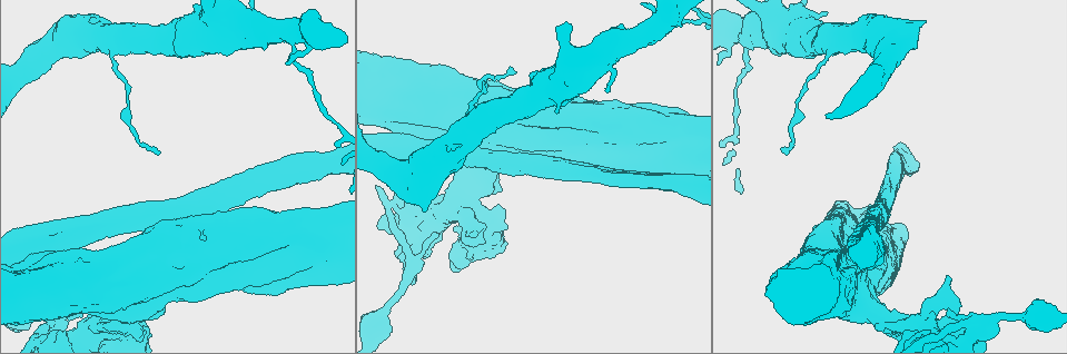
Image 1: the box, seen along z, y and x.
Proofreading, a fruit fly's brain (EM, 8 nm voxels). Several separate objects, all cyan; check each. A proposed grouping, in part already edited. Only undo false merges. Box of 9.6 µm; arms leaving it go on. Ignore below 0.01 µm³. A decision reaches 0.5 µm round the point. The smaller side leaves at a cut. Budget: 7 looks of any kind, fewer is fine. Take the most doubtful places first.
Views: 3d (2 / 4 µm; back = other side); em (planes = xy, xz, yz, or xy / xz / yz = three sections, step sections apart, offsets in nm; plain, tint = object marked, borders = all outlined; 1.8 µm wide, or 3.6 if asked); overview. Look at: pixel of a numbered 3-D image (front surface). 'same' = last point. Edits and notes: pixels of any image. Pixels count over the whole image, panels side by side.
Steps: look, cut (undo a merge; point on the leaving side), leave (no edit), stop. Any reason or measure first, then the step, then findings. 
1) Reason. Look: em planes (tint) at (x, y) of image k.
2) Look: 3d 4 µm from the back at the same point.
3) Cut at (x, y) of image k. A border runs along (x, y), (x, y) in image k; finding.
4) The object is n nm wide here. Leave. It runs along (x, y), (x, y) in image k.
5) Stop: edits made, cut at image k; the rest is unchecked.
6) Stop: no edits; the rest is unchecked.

Sharp bend. Look: 3d 2 µm at (412, 265) of image 1.

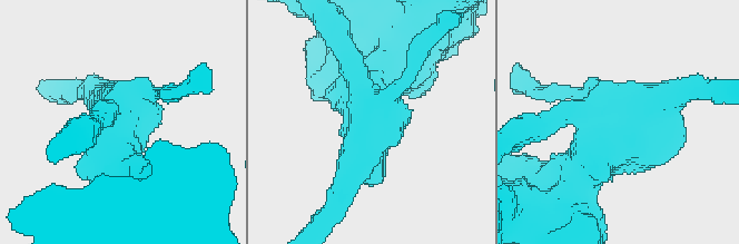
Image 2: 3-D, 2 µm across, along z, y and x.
Shape alone is not enough. Look: em yz step 4 (plain) at (614, 135) of image 2.

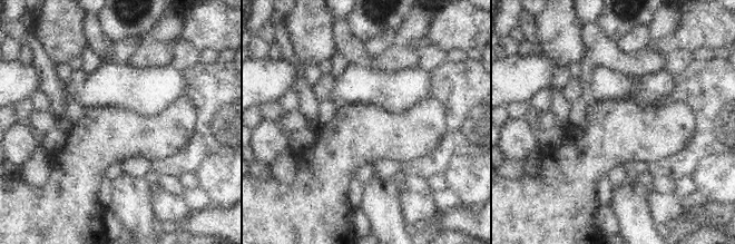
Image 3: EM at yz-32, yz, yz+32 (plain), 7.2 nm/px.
With the object marked. Look: em yz step 4 (tint) at the same point.

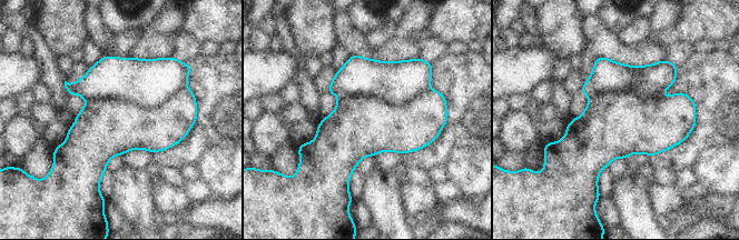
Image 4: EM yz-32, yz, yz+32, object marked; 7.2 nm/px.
4 arms meet here. Cut at (149, 83) of image 4. A second cell is stuck on.

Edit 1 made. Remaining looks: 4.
Look: 3d 4 µm at (289, 31) of image 1.

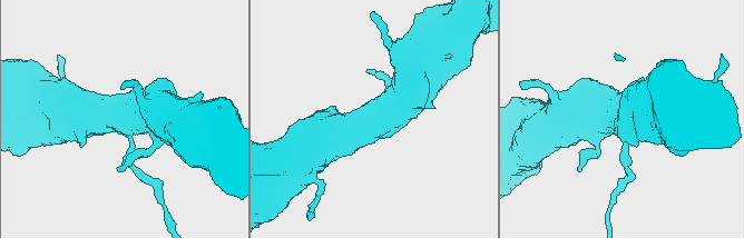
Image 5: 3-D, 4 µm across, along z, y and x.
3 arms meet here. Look: em planes (tint) at (375, 116) of image 5.

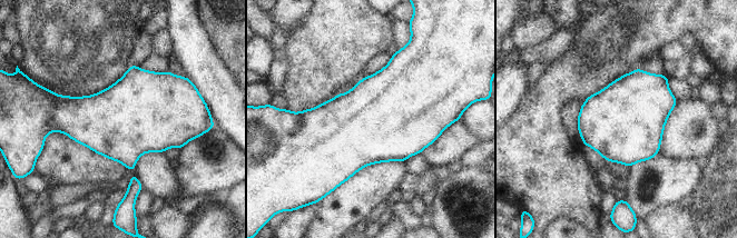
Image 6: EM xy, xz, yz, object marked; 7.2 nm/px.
Leave. One cell here.

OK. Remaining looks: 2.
Calibre changes. Look: em 3.6 µm yz step 8 (tint) at (878, 315) of image 1.

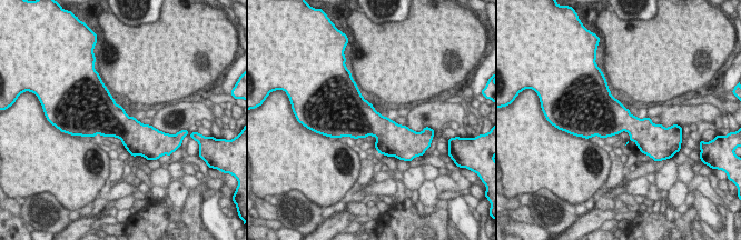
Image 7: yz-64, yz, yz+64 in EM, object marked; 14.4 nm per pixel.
Leave. One cell here.

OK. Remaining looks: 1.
Stop: edits made, cut at image 4; the rest is unchecked.

